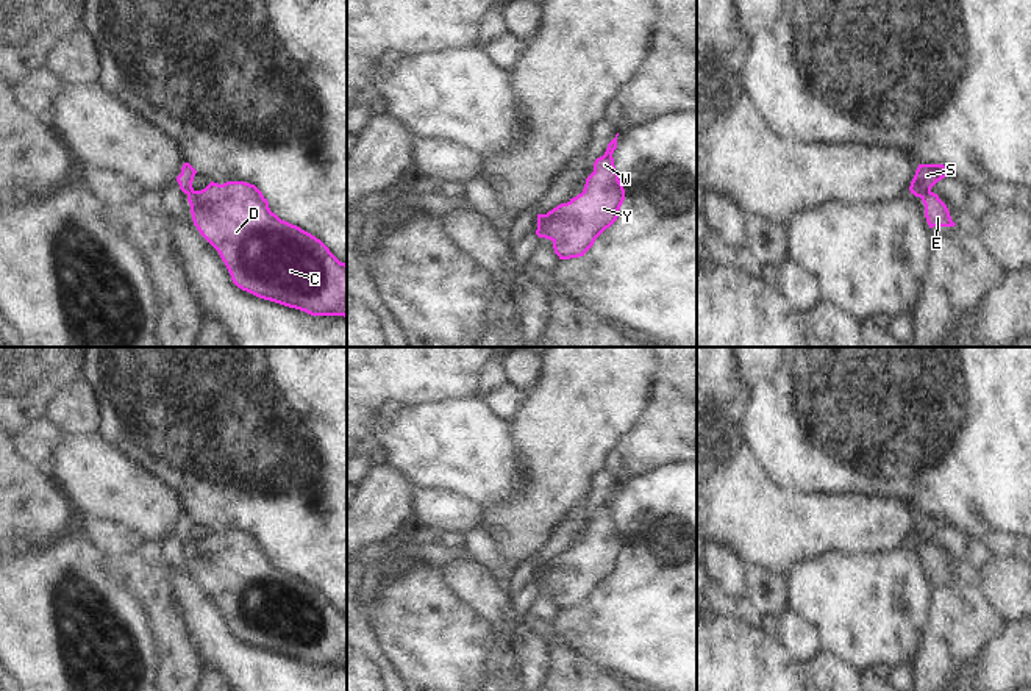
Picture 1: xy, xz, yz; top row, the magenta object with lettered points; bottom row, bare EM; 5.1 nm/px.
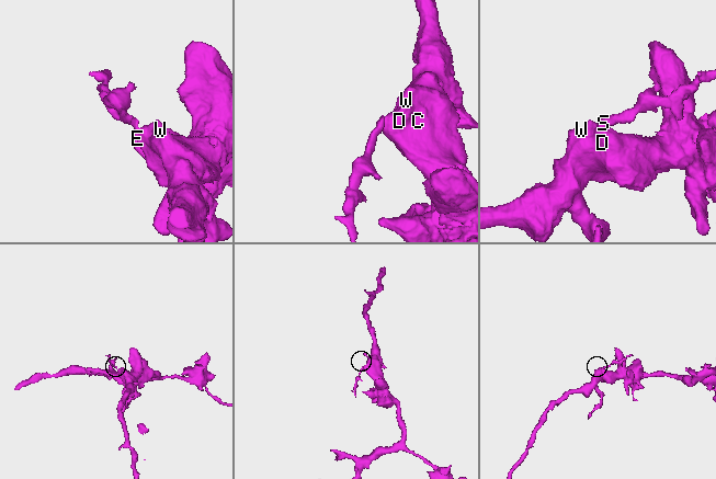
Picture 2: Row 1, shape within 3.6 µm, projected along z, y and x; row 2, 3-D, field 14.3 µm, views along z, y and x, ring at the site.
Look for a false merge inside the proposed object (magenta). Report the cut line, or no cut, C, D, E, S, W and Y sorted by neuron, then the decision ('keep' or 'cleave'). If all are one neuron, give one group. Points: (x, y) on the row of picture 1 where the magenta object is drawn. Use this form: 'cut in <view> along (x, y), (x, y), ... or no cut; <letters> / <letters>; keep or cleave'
cut in yz along (930, 191), (920, 197); C D E W Y / S; cleave

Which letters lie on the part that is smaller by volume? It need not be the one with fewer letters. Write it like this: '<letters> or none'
S

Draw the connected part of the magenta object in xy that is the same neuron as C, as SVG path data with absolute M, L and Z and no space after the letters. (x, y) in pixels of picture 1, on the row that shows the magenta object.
M211 181L205 189L187 194L187 202L194 225L219 252L237 288L311 316L347 317L347 264L320 239L272 213L255 184Z

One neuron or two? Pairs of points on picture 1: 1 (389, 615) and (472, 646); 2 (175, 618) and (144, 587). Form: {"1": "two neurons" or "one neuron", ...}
{"1": "one neuron", "2": "one neuron"}

